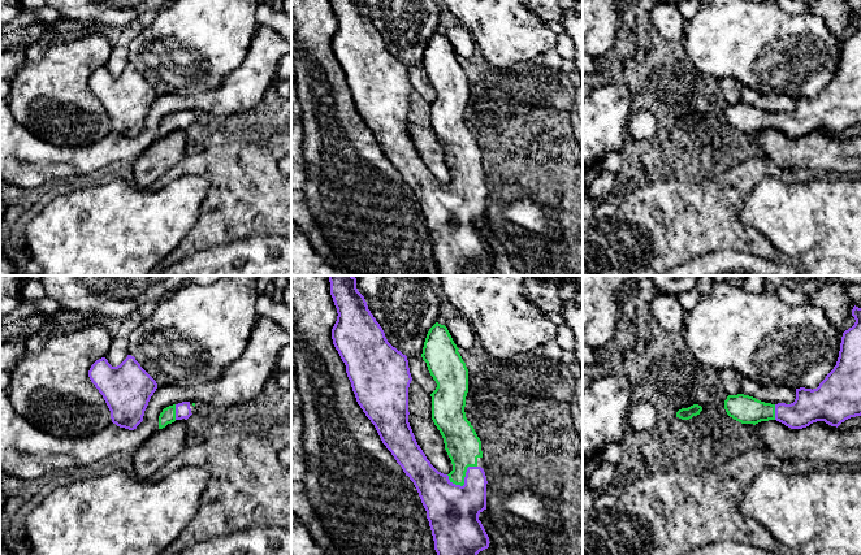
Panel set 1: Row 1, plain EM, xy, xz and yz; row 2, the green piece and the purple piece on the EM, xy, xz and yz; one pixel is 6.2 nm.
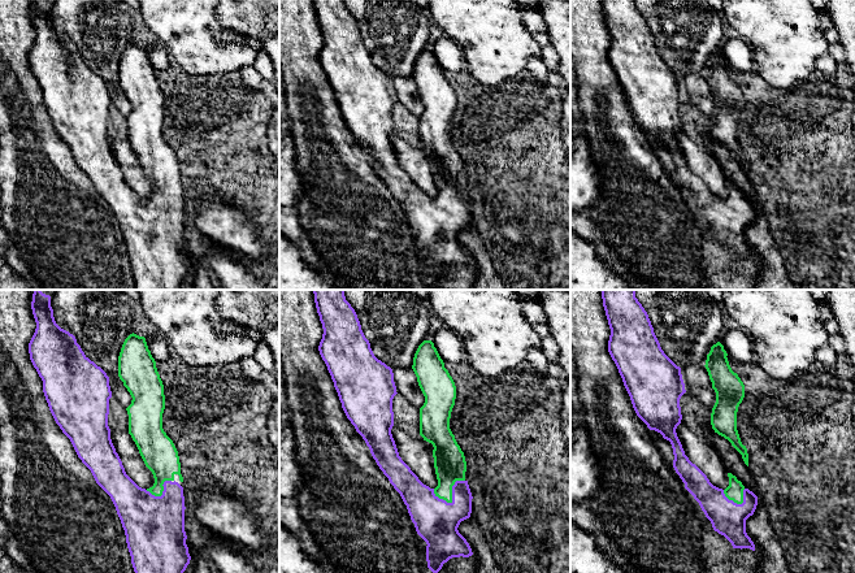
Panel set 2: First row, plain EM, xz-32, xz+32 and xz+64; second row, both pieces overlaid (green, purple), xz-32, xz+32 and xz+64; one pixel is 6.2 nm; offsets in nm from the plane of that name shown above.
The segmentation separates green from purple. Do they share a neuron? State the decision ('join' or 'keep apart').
join

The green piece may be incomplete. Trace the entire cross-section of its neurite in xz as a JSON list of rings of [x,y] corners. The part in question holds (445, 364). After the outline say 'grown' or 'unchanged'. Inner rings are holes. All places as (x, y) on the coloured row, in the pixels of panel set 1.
[[[329,276],[330,295],[337,308],[337,321],[332,329],[332,339],[342,361],[346,365],[346,373],[351,382],[356,402],[365,416],[375,425],[382,443],[391,452],[397,463],[402,467],[406,476],[414,482],[421,503],[427,511],[427,519],[432,530],[434,550],[437,555],[477,555],[489,547],[489,537],[479,520],[479,515],[486,510],[486,476],[477,459],[483,458],[481,441],[473,426],[466,417],[466,396],[468,393],[468,369],[463,361],[458,347],[454,343],[447,328],[436,322],[428,331],[421,357],[427,363],[428,370],[437,383],[432,396],[432,420],[440,430],[445,450],[451,460],[453,471],[449,474],[438,472],[417,445],[408,422],[408,387],[412,381],[407,356],[393,347],[368,309],[364,296],[356,289],[354,276]]]; grown

